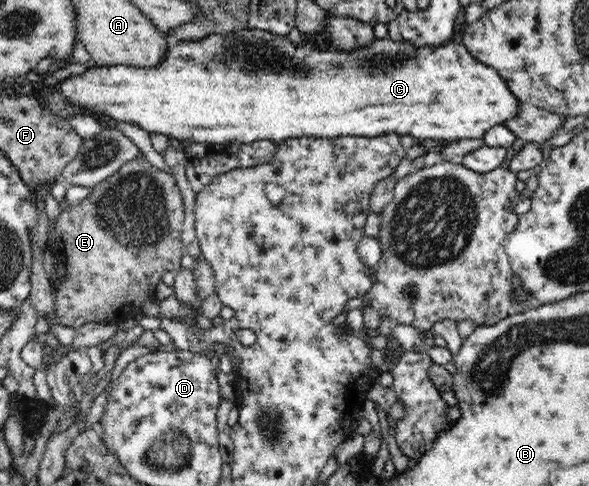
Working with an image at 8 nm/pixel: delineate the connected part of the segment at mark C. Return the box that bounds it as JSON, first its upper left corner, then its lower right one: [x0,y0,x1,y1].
[35,29,521,144]

